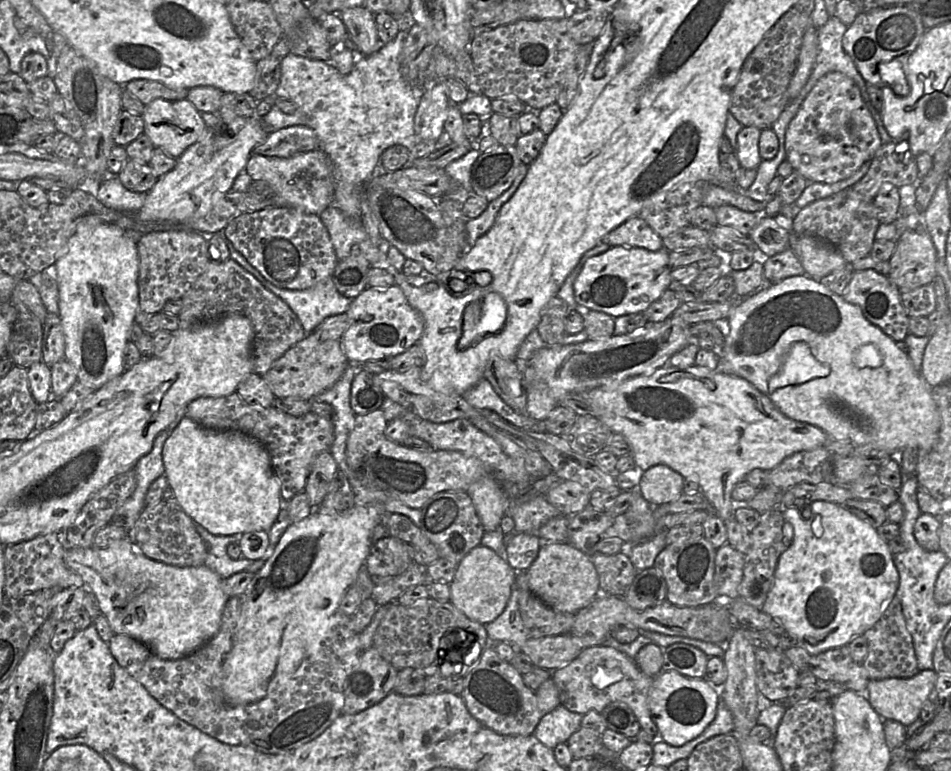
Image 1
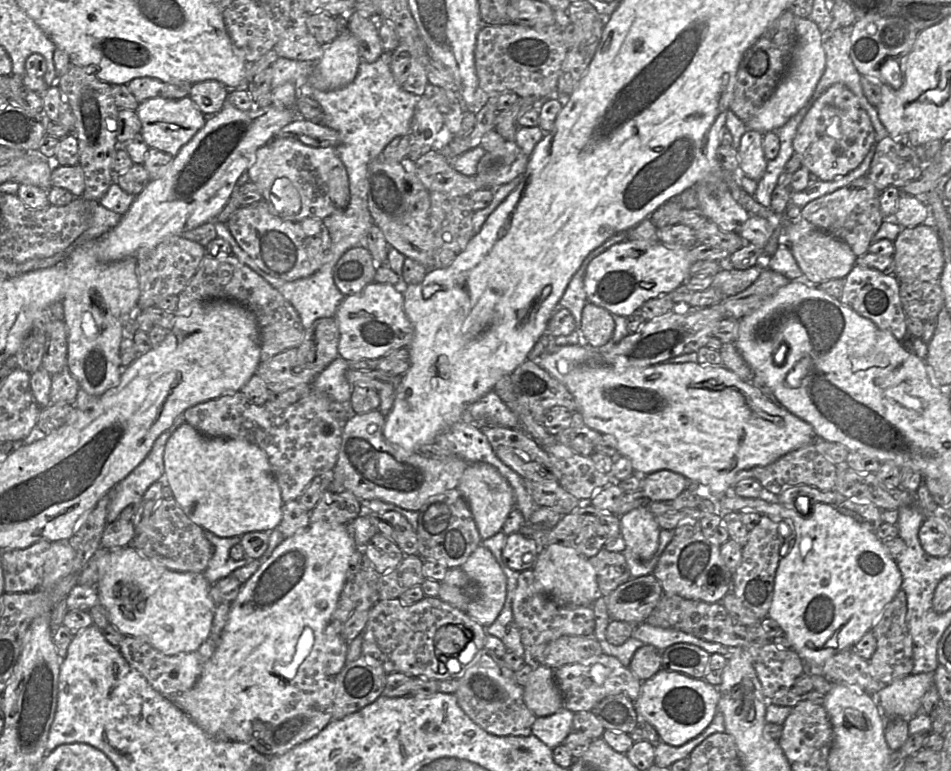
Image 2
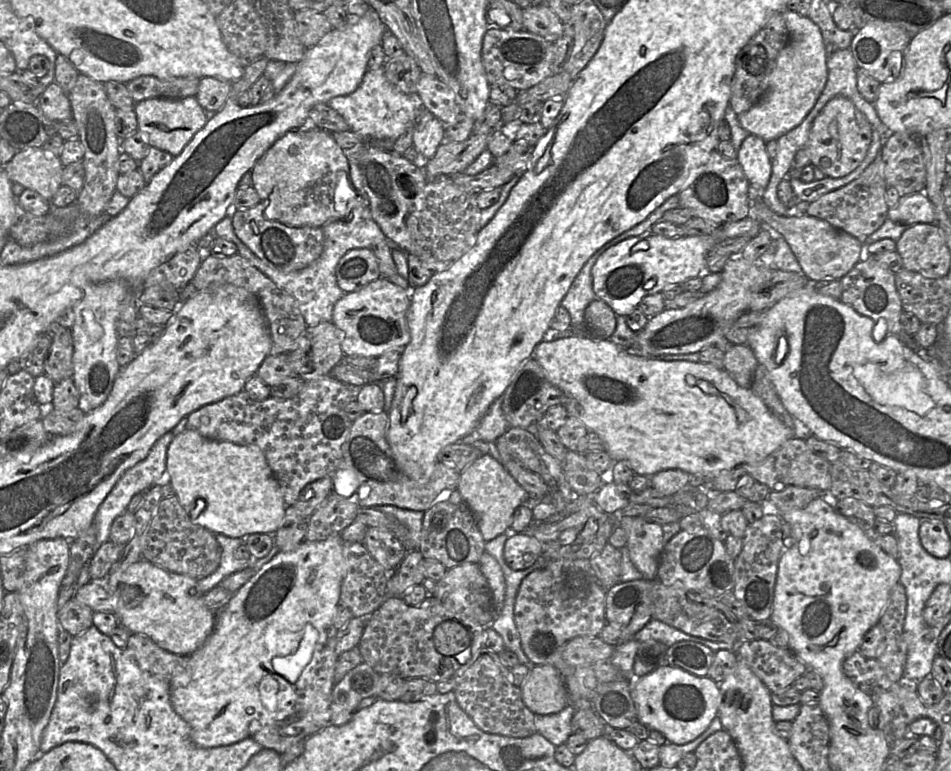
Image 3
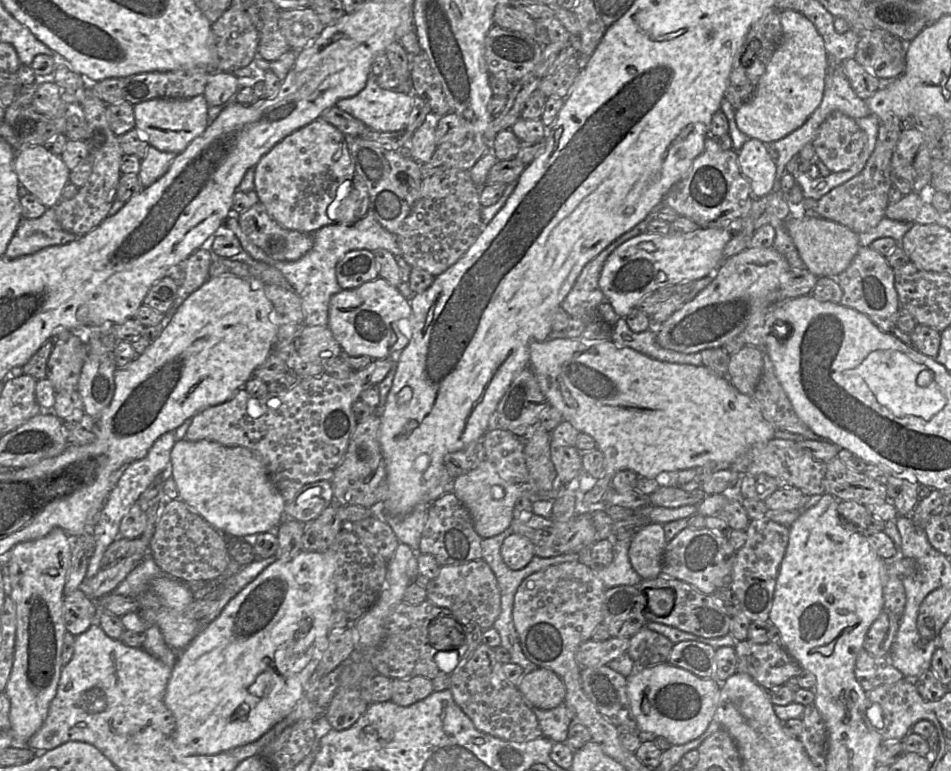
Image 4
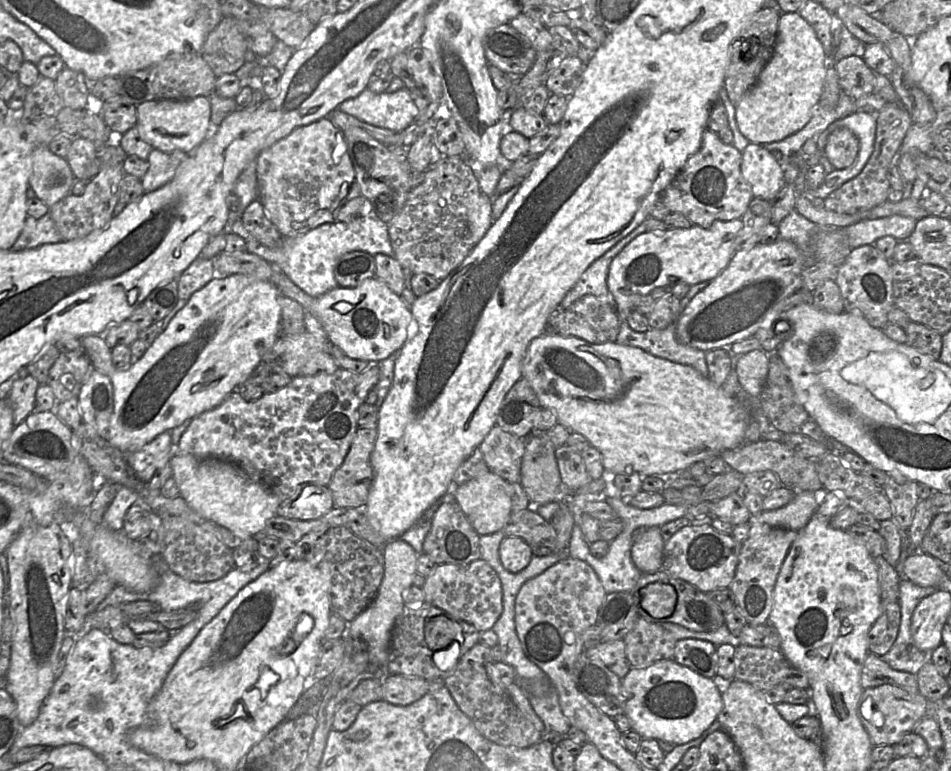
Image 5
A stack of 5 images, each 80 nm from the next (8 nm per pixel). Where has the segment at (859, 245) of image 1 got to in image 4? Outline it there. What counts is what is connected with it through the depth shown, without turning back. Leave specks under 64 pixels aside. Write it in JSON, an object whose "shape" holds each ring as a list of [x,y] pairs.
{"shape":[[[898,117],[881,119],[875,149],[863,170],[855,177],[832,189],[817,201],[816,215],[844,225],[857,234],[866,232],[885,217],[891,185],[891,159],[903,122]]]}

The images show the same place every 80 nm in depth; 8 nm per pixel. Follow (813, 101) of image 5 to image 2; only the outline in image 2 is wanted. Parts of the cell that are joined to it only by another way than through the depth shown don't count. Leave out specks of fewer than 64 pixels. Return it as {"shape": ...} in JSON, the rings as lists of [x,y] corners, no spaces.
{"shape":[[[795,16],[795,28],[797,42],[789,67],[769,100],[746,122],[748,129],[765,134],[783,126],[807,103],[824,73],[823,33],[810,18]]]}

